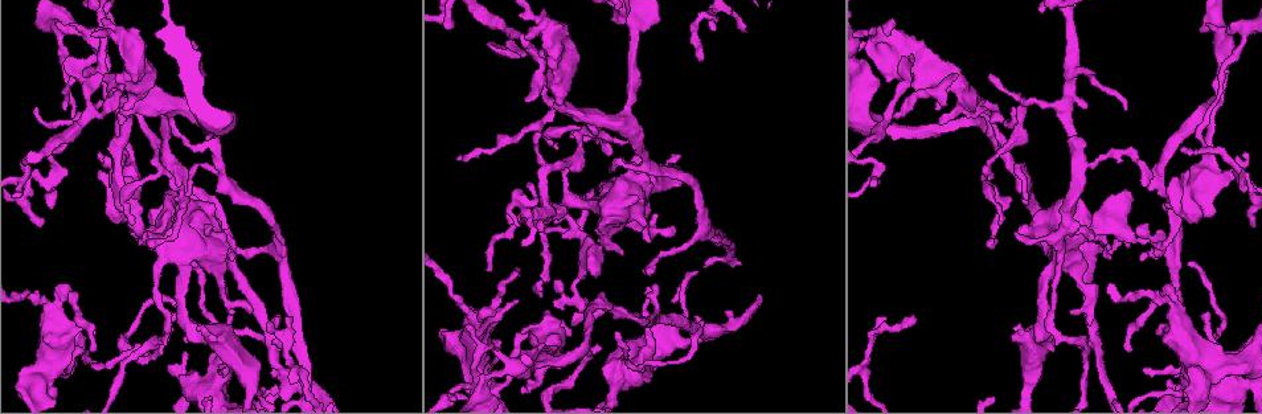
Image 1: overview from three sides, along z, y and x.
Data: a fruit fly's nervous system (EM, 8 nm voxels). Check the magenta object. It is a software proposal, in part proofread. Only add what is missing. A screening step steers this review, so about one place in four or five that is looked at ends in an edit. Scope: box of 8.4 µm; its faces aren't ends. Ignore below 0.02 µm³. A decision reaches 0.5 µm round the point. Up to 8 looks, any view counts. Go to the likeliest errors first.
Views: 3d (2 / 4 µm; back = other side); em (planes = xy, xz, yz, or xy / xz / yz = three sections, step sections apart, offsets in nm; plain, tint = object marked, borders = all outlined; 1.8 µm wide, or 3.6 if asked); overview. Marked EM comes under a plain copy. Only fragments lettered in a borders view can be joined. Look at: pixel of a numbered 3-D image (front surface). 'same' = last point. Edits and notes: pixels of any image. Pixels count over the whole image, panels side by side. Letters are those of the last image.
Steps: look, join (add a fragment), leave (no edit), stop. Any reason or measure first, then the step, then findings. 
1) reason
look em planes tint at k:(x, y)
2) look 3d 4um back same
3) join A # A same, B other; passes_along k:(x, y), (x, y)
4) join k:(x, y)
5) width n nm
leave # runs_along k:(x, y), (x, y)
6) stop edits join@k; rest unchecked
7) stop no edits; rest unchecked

sharp bend
look 3d 4um at 1:(504, 382)

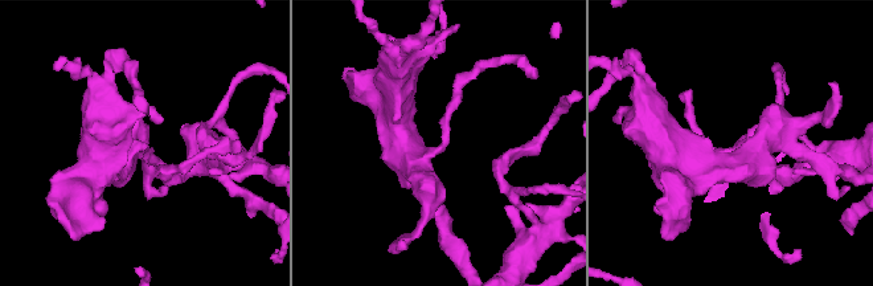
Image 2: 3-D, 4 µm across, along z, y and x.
shape alone is not enough
look em 3.6um yz step 8 tint at 2:(438, 147)

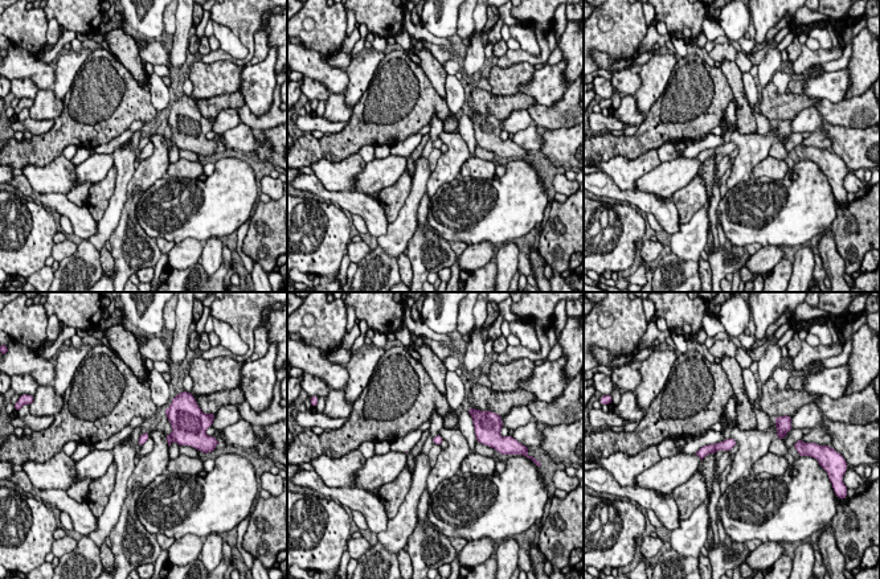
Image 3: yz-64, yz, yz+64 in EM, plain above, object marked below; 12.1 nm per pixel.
another direction
look em 3.6um planes borders same

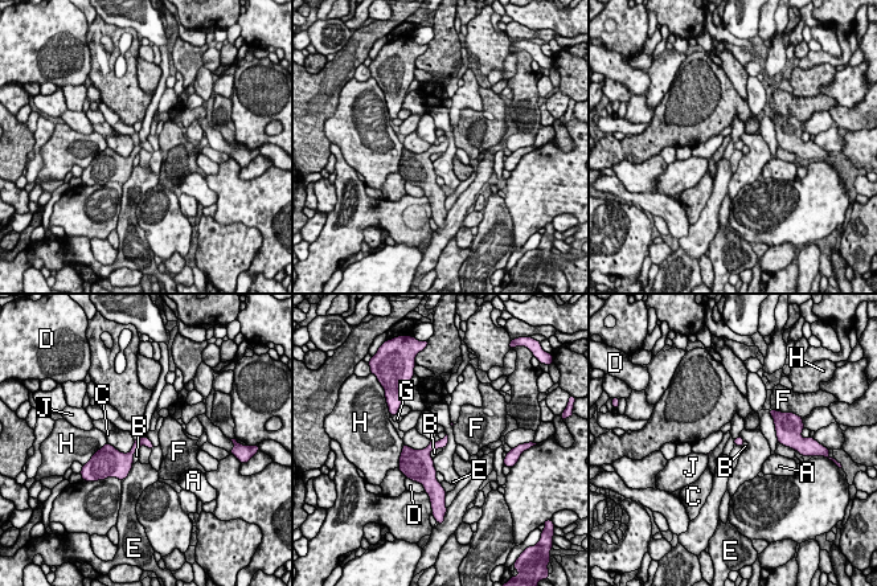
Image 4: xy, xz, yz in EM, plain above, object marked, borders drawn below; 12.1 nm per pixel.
leave # A other, B other, C other, D other, E other, F other, G other, H other, J other; border 4:(132, 464), (122, 480); no lettered fragment goes on from it

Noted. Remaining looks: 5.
thick turns thin
look em 3.6um xy step 16 borders at 1:(135, 59)

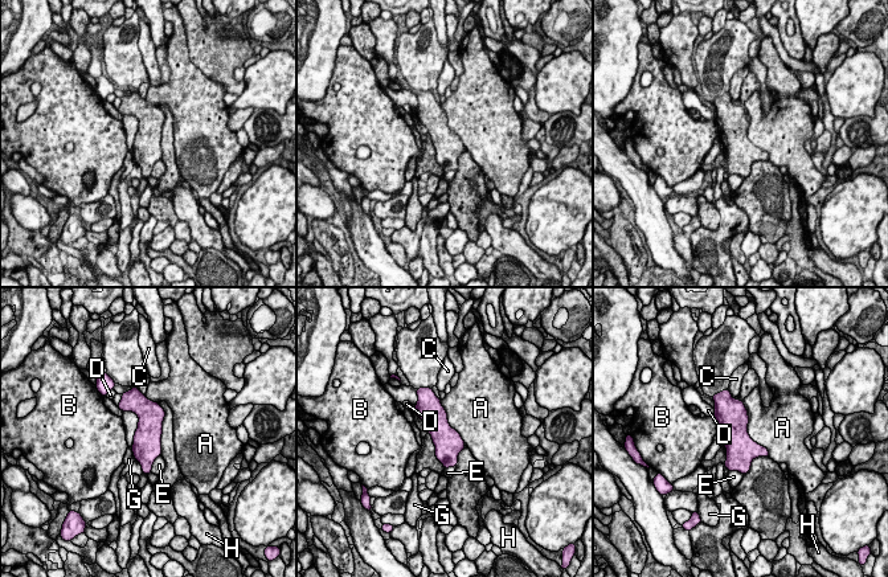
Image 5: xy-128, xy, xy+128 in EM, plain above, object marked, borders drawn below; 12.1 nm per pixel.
look em 3.6um planes borders same

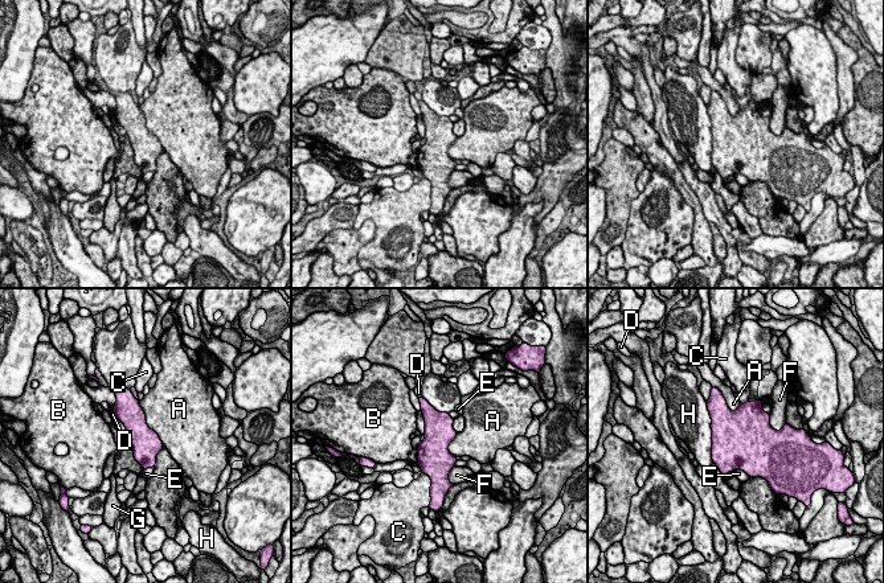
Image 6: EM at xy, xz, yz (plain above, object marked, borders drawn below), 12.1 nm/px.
width 340 nm
leave # A other, B other, C other, D other, E other, F other, G other, H other; border 6:(138, 401), (146, 423), (164, 446); no lettered fragment goes on from it

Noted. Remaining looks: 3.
thin end
look 3d 4um back at 1:(485, 269)

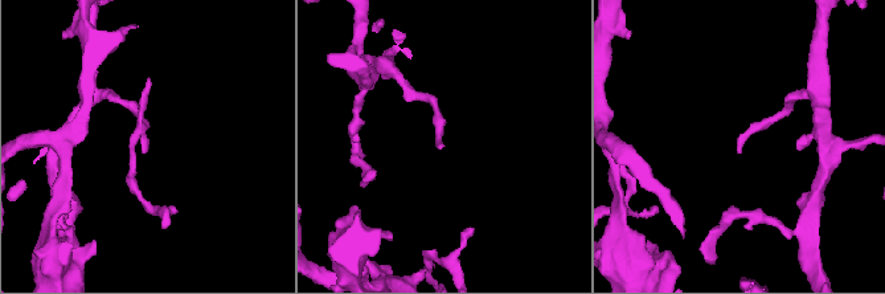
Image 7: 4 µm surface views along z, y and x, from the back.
look em planes borders at 7:(740, 151)

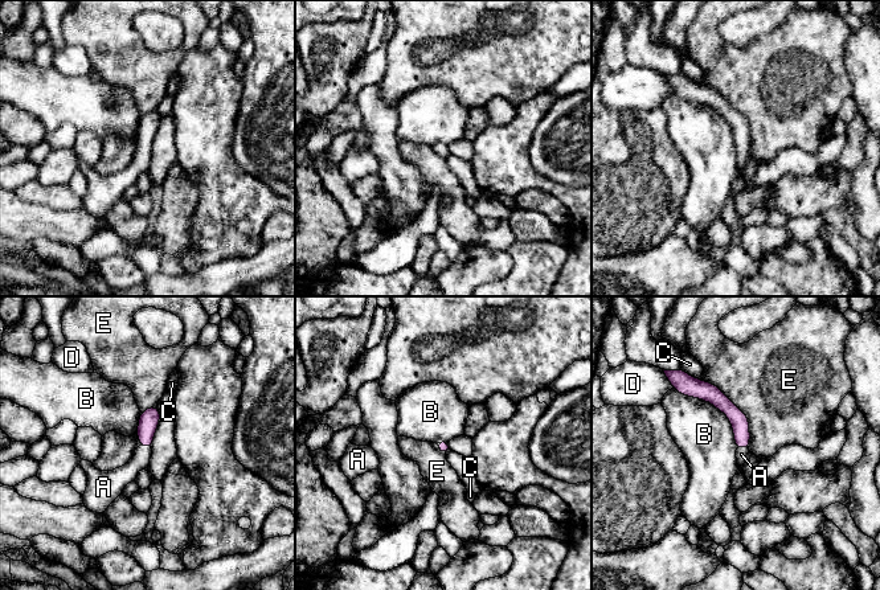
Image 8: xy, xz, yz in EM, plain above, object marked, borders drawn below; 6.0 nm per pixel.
longest_contact B 550 nm
join A # A same, B other, C other, D other, E other; the neuron continues

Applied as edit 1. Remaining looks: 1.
stop edits join@8; rest unchecked

